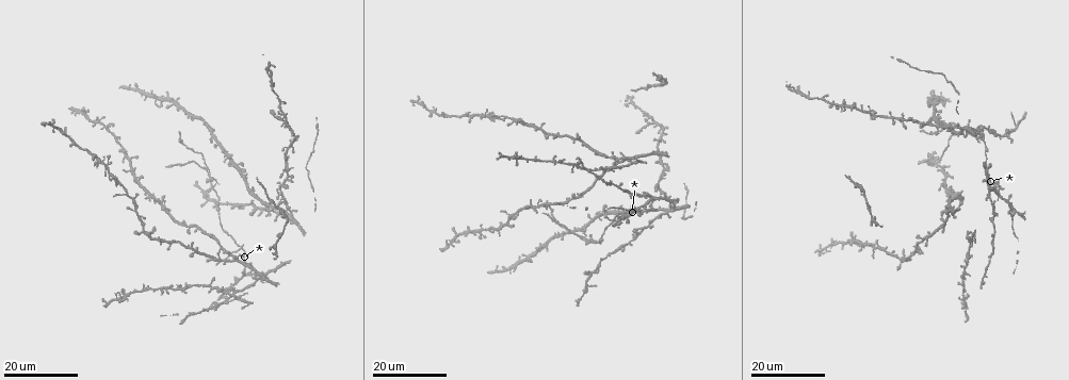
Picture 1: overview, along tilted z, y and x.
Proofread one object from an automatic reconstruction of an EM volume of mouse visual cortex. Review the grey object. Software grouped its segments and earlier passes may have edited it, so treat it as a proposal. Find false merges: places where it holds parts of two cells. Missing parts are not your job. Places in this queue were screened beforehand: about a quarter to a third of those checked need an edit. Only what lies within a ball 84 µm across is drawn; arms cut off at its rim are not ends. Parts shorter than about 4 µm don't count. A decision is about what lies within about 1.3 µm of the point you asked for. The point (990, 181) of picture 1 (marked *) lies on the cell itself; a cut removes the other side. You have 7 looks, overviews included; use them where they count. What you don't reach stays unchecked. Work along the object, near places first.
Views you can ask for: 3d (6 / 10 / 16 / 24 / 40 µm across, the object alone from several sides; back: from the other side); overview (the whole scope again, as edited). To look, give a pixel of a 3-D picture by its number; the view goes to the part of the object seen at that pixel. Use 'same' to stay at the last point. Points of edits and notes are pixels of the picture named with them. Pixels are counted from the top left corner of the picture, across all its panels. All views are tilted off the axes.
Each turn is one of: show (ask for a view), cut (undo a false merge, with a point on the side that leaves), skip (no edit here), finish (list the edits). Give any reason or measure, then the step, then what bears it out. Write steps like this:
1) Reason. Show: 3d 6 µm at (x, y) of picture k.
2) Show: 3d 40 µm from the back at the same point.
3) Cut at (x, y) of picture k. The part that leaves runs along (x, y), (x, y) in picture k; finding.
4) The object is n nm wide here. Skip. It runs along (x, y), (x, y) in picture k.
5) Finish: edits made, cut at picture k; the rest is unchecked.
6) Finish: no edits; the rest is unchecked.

Looks like a crossing. Show: 3d 24 µm at (240, 246) of picture 1.

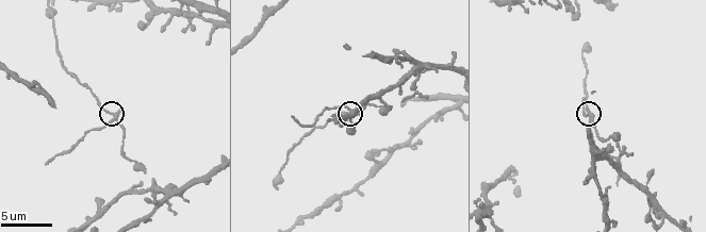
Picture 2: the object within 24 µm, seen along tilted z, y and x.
Zoom in. Show: 3d 10 µm at (115, 116) of picture 2.

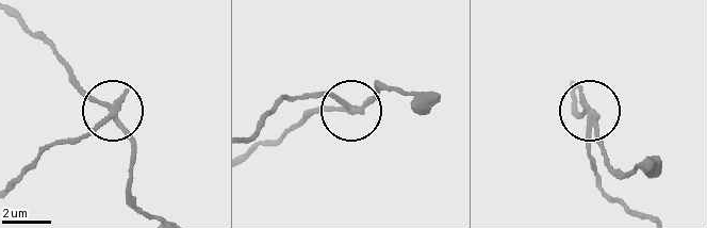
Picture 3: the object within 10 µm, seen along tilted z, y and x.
Cut at (89, 133) of picture 3. The part that leaves runs along (111, 111), (82, 134), (50, 146), (13, 184) in picture 3; two cells meet here.

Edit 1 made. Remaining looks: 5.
Show: 3d 16 µm at (292, 218) of picture 1.

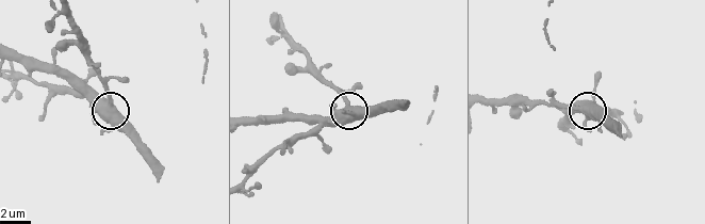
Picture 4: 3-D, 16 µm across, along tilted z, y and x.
Zoom in. Show: 3d 10 µm at (110, 106) of picture 4.

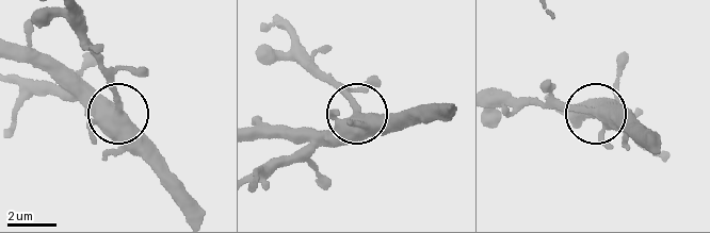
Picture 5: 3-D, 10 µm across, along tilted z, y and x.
The object is 430 nm wide here. Skip. One cell here.

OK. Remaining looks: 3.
A fork. Show: 3d 16 µm at (374, 94) of picture 2.

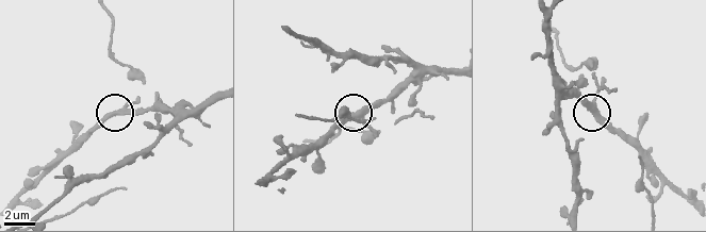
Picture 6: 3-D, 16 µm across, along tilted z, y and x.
Show: 3d 6 µm at (114, 114) of picture 6.

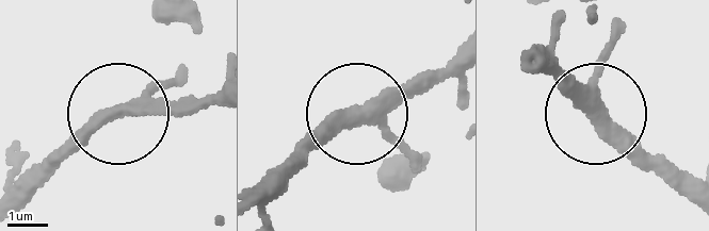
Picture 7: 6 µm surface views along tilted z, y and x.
The side arm is 34 µm long. Skip. It runs along (182, 21), (179, 72), (33, 161) in picture 7; all the same cell.

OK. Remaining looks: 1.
Finish: edits made, cut at picture 3; the rest is unchecked.

